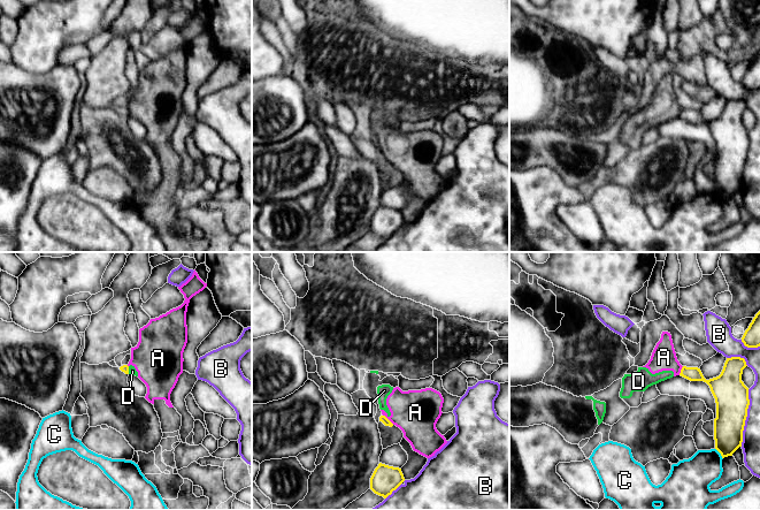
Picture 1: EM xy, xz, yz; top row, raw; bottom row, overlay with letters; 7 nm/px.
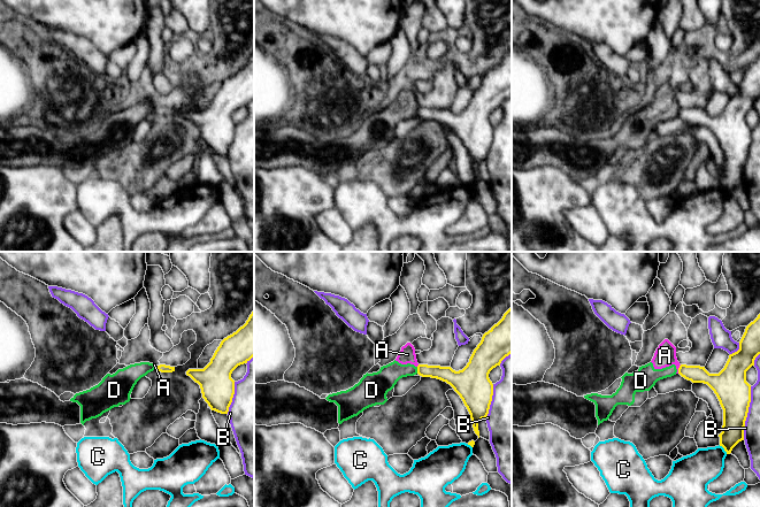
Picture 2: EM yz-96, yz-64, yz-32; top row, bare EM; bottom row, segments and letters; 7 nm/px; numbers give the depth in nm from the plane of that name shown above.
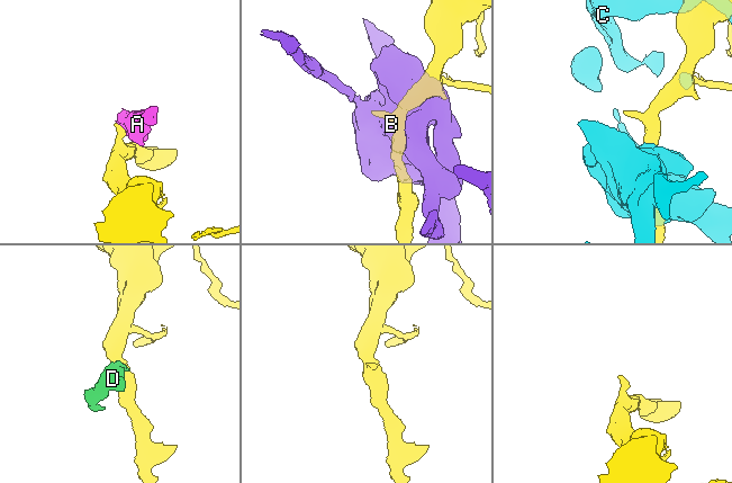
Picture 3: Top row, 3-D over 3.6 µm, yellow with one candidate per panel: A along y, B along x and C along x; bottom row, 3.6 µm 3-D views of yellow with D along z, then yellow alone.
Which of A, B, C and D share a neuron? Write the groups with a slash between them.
A D / B / C

